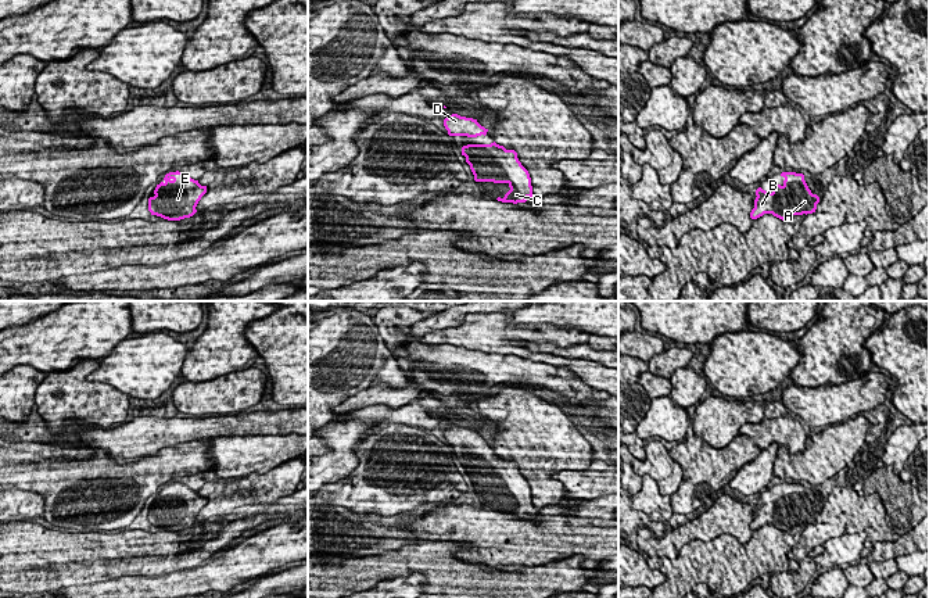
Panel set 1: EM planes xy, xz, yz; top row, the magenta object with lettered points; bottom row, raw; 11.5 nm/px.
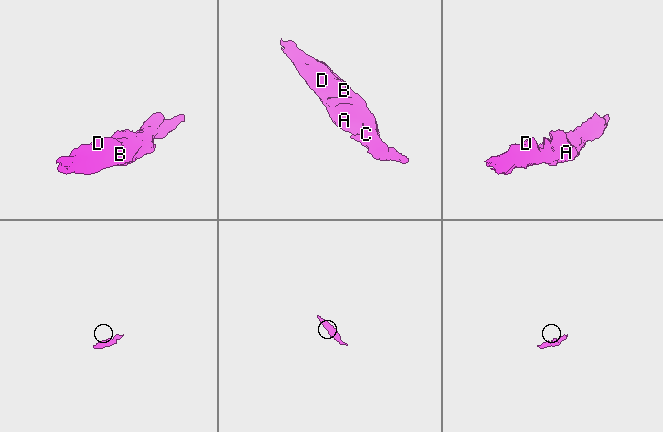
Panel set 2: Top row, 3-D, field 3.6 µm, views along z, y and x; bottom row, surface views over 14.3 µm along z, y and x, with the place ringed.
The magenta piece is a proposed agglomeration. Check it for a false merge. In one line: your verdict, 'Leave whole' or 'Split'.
Leave whole

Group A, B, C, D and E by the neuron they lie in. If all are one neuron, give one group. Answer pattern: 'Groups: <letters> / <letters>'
Groups: A B C D E

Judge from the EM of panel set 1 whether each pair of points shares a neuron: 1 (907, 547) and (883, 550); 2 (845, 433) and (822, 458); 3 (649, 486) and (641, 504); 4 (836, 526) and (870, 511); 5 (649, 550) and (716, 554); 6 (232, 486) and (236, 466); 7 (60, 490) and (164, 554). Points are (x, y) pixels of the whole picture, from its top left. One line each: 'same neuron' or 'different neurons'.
1: same neuron
2: same neuron
3: same neuron
4: different neurons
5: different neurons
6: different neurons
7: different neurons

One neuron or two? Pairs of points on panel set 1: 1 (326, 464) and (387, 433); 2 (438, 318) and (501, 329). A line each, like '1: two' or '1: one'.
1: two
2: two

